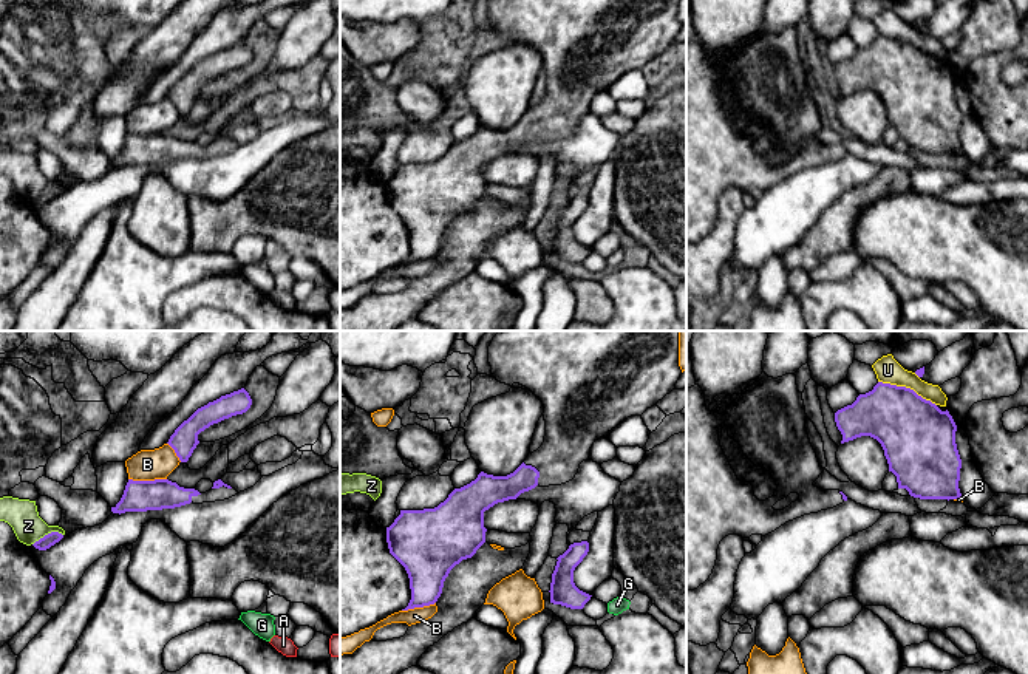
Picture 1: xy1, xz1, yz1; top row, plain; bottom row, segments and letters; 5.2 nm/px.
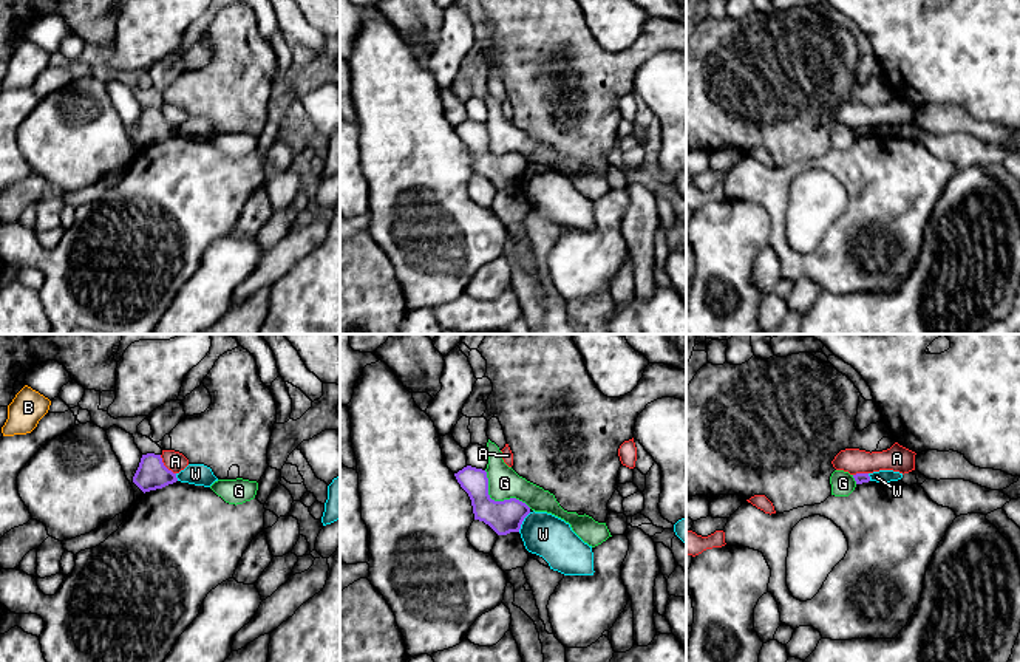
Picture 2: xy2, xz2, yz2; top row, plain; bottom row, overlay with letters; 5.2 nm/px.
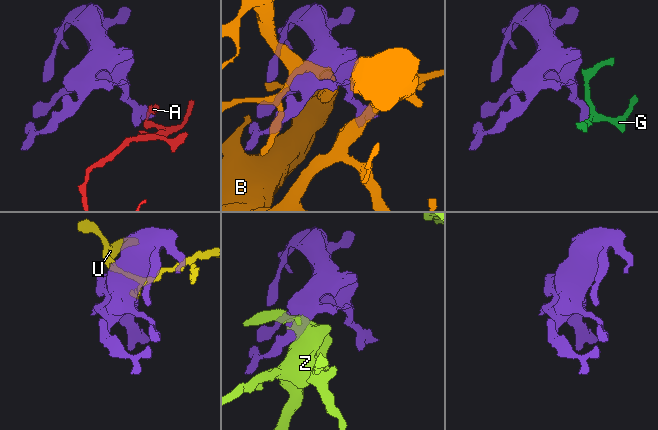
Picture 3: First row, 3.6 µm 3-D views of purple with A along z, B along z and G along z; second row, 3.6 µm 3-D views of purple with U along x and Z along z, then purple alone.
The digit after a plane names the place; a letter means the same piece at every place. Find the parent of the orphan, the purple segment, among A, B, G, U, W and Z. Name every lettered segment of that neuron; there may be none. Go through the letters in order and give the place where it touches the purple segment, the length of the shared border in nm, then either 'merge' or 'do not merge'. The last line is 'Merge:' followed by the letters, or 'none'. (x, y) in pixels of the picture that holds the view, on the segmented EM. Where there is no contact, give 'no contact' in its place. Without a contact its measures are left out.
A: xy2 (164, 466) | 130 nm | do not merge
B: xy1 (147, 481) | 200 nm | do not merge
G: xz2 (498, 501) | 320 nm | do not merge
U: yz1 (908, 388) | 340 nm | do not merge
W: xz2 (523, 520) | 120 nm | do not merge
Z: xy1 (48, 534) | 170 nm | do not merge
Merge: none

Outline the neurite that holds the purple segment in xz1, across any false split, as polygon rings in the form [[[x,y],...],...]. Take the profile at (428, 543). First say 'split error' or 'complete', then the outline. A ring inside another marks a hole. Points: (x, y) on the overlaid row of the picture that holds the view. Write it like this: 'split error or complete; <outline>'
split error; [[[499,331],[488,346],[488,363],[498,382],[519,383],[543,402],[544,442],[507,476],[481,471],[434,509],[400,510],[386,527],[386,543],[410,578],[411,600],[402,611],[437,601],[450,570],[485,543],[485,510],[536,485],[572,481],[597,439],[608,437],[625,419],[642,416],[669,394],[682,376],[679,331]]]

